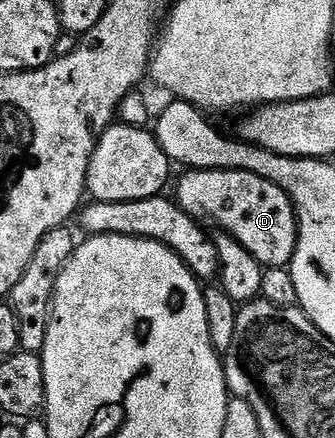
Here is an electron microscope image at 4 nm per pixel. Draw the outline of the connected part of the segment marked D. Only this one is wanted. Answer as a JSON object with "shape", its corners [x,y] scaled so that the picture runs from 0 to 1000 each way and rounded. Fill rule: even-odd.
{"shape":[[[570,390],[531,418],[525,461],[576,500],[642,500],[672,534],[693,539],[764,596],[797,610],[863,612],[890,557],[890,495],[848,432],[737,390]]]}

